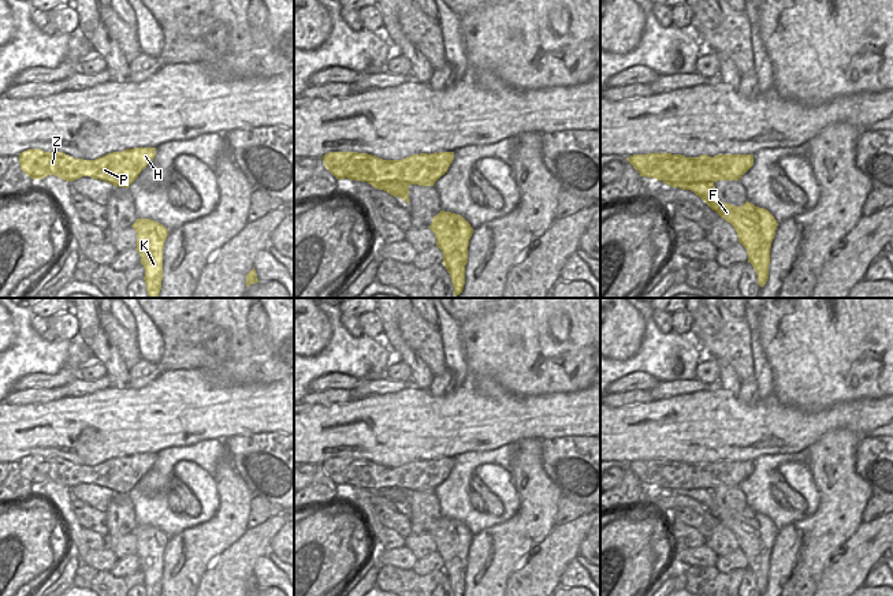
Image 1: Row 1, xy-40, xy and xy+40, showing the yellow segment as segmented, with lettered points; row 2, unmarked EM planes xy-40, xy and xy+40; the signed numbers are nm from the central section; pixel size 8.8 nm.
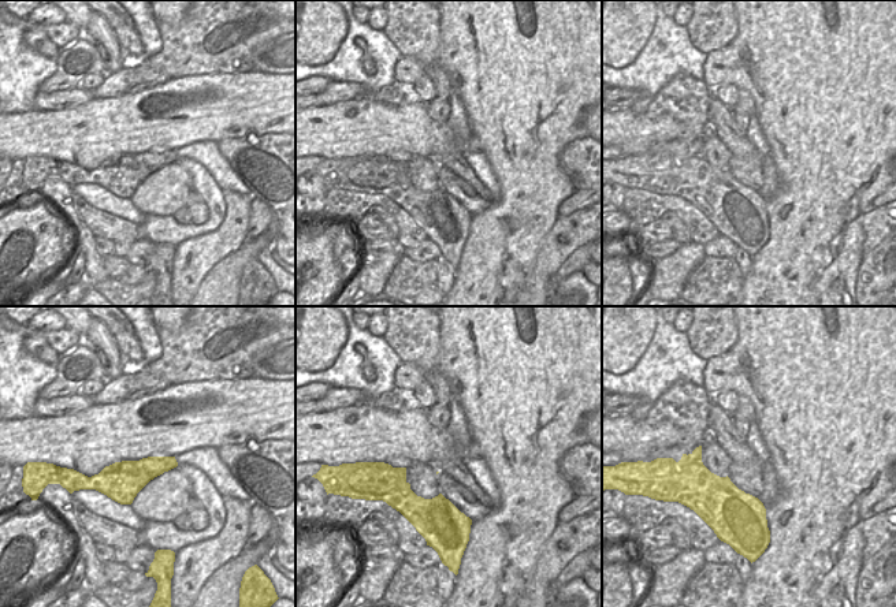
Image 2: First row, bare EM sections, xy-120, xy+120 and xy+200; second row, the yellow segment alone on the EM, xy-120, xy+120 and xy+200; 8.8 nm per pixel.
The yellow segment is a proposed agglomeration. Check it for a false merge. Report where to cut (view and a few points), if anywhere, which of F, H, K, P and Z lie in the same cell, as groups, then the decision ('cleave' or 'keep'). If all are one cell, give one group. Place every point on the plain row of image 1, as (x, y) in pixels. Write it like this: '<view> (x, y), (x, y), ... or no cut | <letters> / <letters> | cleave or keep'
xy+40 (663, 485), (713, 490) | F K / H P Z | cleave

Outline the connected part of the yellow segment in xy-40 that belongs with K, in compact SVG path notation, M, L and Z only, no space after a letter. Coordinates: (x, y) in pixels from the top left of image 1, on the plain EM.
M137 525L131 532L137 539L137 558L145 574L146 596L161 596L163 555L168 536L149 525Z

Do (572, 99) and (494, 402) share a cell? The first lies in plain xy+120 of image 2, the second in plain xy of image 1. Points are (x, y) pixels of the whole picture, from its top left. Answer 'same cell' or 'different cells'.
different cells

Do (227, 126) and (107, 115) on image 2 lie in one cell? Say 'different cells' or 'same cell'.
same cell

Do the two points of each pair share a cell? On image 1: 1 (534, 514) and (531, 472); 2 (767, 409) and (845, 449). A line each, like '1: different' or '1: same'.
1: same
2: different

